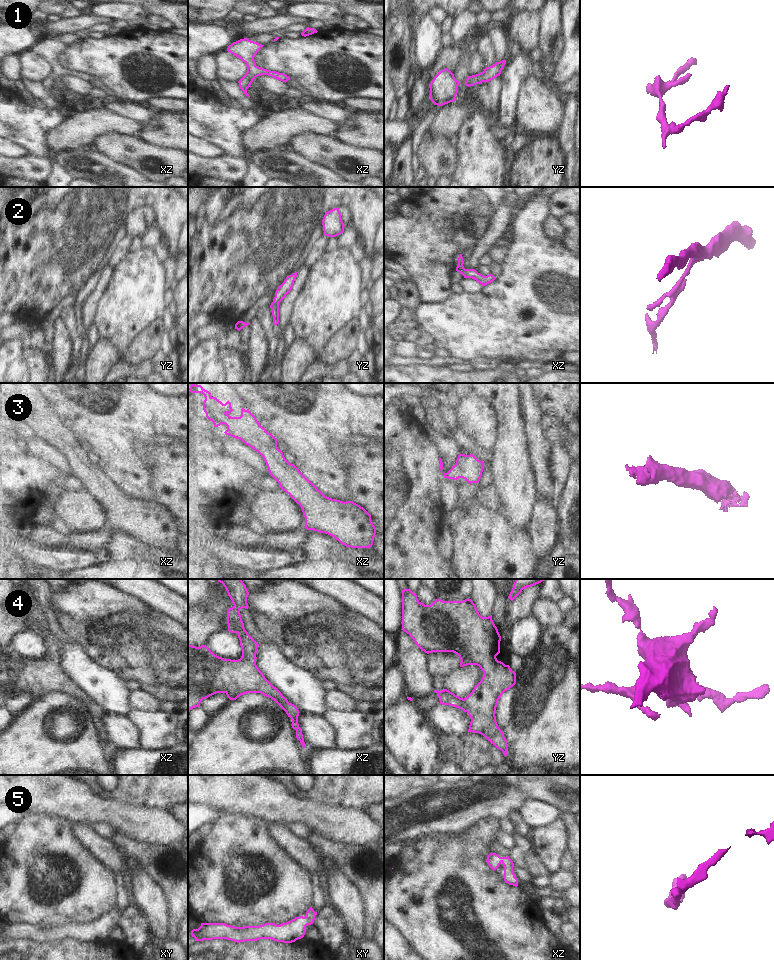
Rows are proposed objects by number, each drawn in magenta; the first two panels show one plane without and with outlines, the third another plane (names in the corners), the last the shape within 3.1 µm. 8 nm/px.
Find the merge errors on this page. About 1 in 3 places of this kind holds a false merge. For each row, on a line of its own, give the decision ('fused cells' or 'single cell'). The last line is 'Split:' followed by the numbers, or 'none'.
1: single cell
2: fused cells
3: single cell
4: single cell
5: single cell
Split: 2

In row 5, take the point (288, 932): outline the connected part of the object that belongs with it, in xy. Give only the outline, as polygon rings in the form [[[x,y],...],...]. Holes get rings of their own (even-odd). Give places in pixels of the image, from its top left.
[[[311,906],[304,917],[295,917],[280,925],[265,923],[259,926],[235,927],[225,923],[201,923],[198,929],[191,931],[191,935],[195,941],[227,939],[239,943],[272,939],[277,942],[292,943],[304,937],[306,926],[314,923],[316,915],[317,912]]]

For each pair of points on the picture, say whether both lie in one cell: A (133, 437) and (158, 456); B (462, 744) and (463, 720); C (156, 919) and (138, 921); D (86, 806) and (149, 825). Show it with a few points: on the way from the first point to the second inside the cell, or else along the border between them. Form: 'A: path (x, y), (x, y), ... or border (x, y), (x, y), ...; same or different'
A: border (162, 445), (150, 454), (153, 460), (152, 475); different
B: border (439, 730), (456, 735), (467, 732); different
C: border (132, 902), (139, 907), (145, 917), (150, 935); different
D: path (102, 809), (133, 822); same

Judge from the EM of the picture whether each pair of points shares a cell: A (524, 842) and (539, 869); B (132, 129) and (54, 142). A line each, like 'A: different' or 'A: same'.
A: same
B: same

